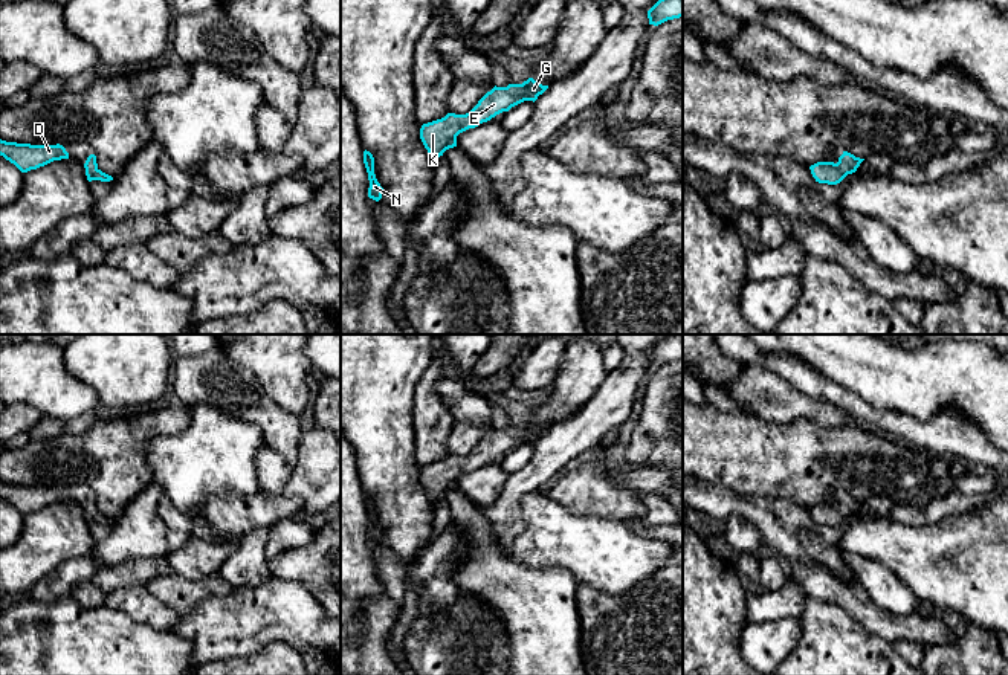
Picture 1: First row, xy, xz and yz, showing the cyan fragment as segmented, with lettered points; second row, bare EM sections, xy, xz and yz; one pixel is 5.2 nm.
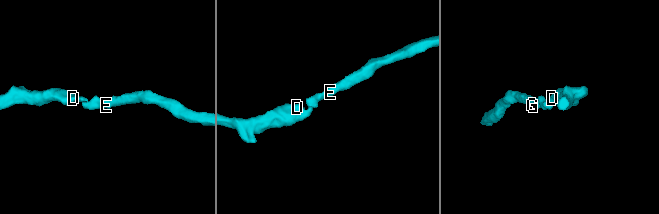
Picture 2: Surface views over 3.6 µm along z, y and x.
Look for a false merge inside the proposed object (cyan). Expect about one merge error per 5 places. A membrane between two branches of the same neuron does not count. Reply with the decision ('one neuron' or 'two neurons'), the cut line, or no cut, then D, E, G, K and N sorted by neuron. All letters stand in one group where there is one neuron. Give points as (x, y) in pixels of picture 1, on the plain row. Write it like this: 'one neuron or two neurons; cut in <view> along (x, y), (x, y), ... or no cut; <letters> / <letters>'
one neuron; no cut; D E G K N

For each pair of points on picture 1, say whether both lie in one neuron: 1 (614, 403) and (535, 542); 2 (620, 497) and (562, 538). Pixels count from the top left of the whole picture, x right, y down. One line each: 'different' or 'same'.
1: different
2: different

